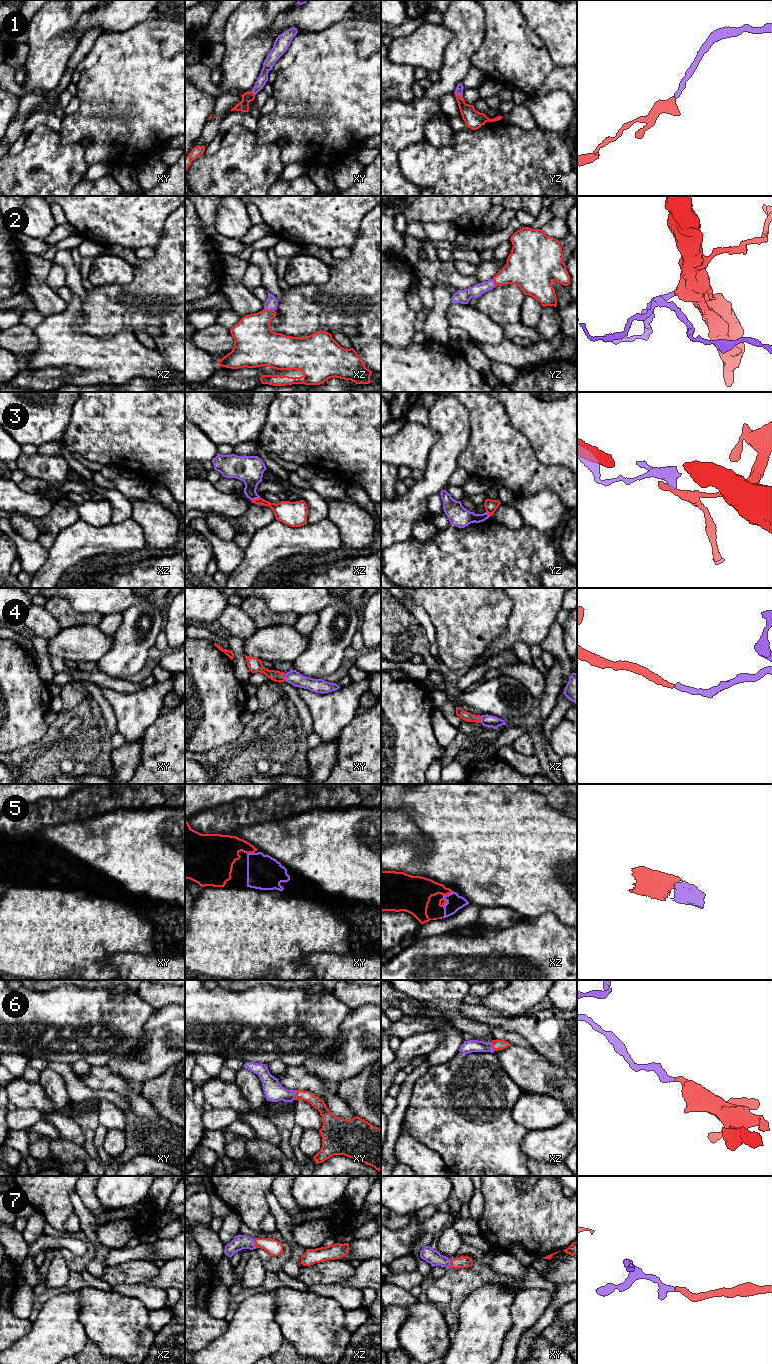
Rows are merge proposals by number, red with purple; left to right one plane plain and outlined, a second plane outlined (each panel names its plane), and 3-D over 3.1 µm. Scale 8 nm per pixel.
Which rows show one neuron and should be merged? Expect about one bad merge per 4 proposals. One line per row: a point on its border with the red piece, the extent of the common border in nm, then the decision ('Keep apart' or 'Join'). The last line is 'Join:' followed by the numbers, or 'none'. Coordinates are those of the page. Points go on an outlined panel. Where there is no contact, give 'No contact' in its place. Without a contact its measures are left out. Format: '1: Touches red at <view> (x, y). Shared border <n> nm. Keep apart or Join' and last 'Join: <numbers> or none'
1: Touches red at yz (458, 94). Shared border 80 nm. Join
2: Touches red at xz (269, 310). Shared border 90 nm. Join
3: Touches red at xz (255, 499). Shared border 80 nm. Keep apart
4: Touches red at xy (284, 677). Shared border 60 nm. Join
5: Touches red at xz (443, 898). Shared border 150 nm. Join
6: Touches red at xy (295, 1095). Shared border 80 nm. Join
7: Touches red at xz (255, 1243). Shared border 70 nm. Join
Join: 1, 2, 4, 5, 6, 7

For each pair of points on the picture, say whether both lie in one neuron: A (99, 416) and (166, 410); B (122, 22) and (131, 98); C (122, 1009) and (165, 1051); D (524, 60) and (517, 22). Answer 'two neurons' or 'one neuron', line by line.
A: one neuron
B: two neurons
C: two neurons
D: one neuron

